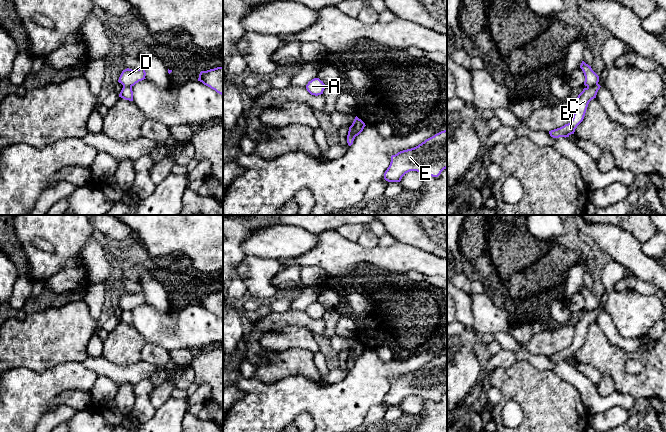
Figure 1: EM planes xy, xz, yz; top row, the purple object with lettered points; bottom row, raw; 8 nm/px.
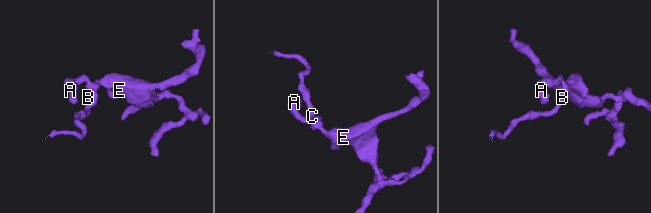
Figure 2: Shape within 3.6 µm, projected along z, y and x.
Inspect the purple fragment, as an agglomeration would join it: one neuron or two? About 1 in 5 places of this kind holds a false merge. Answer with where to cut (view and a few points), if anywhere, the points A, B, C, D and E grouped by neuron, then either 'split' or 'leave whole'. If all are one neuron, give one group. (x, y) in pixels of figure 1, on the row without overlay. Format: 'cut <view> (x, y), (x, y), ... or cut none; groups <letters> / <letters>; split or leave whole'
cut xz (363, 351), (353, 355), (349, 354); groups A D E / B C; split

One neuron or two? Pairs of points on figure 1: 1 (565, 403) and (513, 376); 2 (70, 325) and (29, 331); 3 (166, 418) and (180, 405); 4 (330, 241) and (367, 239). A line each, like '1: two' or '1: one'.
1: one
2: one
3: one
4: two

